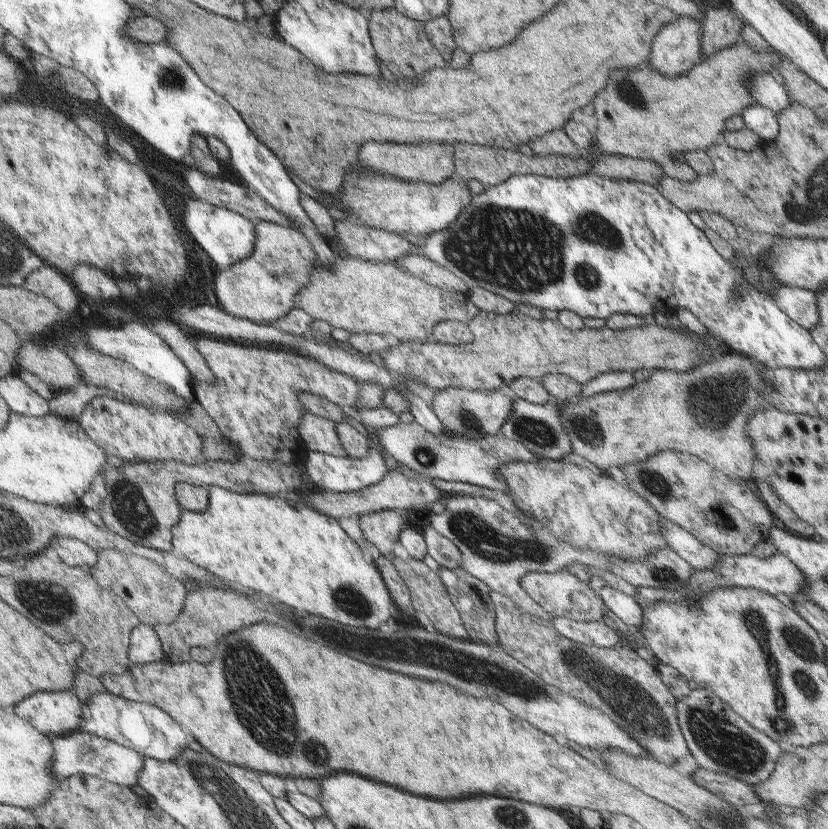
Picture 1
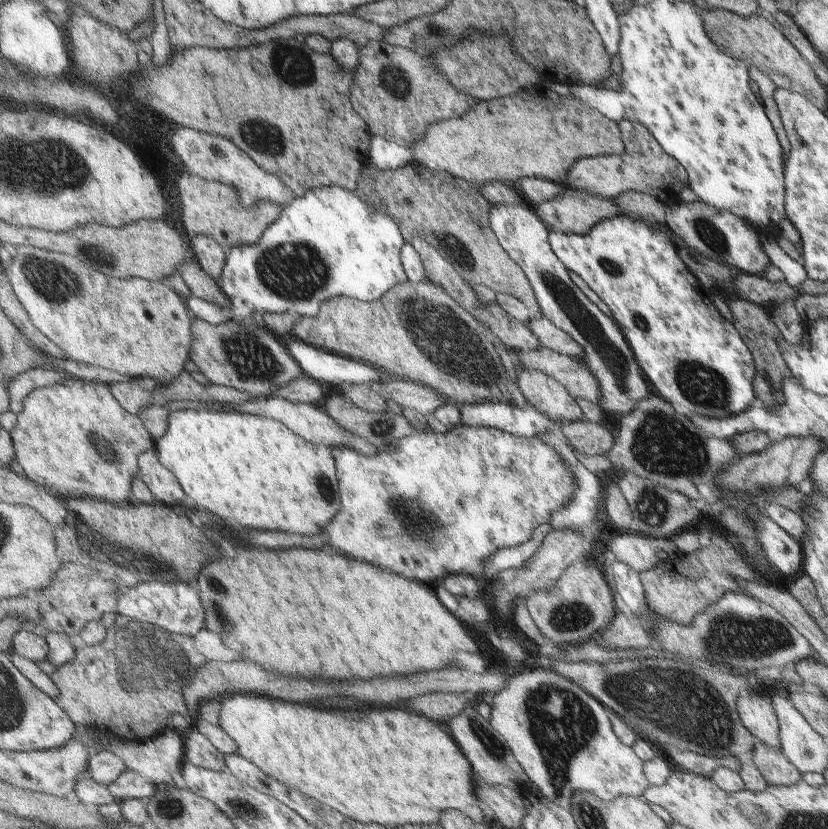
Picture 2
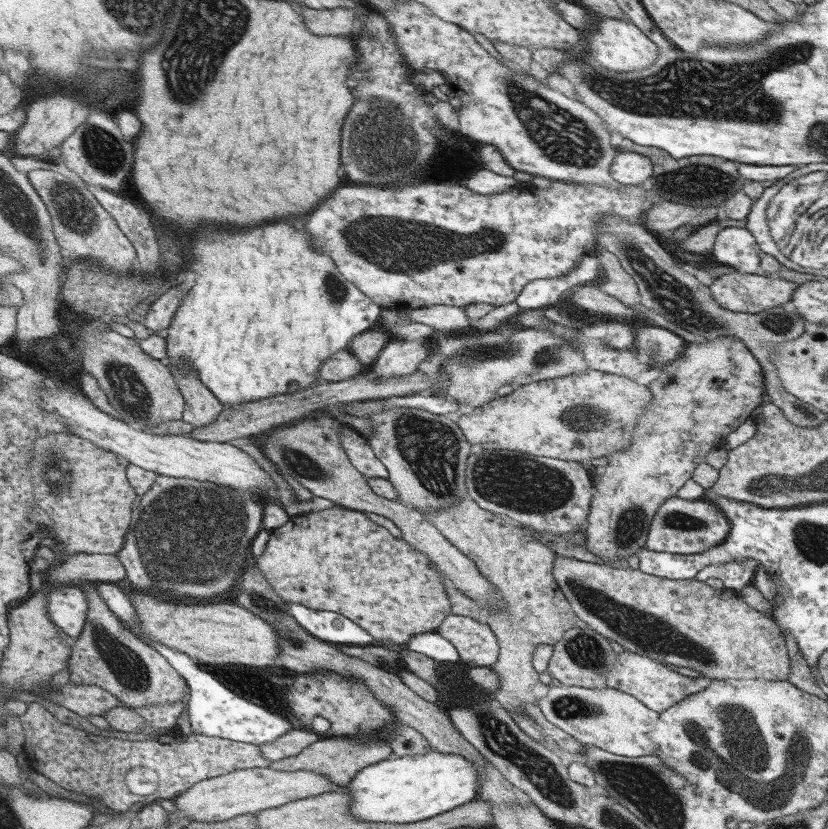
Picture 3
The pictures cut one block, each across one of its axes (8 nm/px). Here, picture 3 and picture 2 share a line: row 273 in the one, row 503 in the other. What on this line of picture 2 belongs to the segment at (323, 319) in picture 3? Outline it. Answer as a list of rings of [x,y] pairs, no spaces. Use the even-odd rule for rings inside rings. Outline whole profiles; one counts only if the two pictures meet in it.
[[[179,410],[171,412],[167,434],[155,442],[155,450],[161,462],[179,476],[191,504],[203,506],[215,516],[223,520],[229,518],[241,526],[317,534],[331,524],[343,508],[339,466],[333,448],[299,436],[281,420],[233,410]]]

